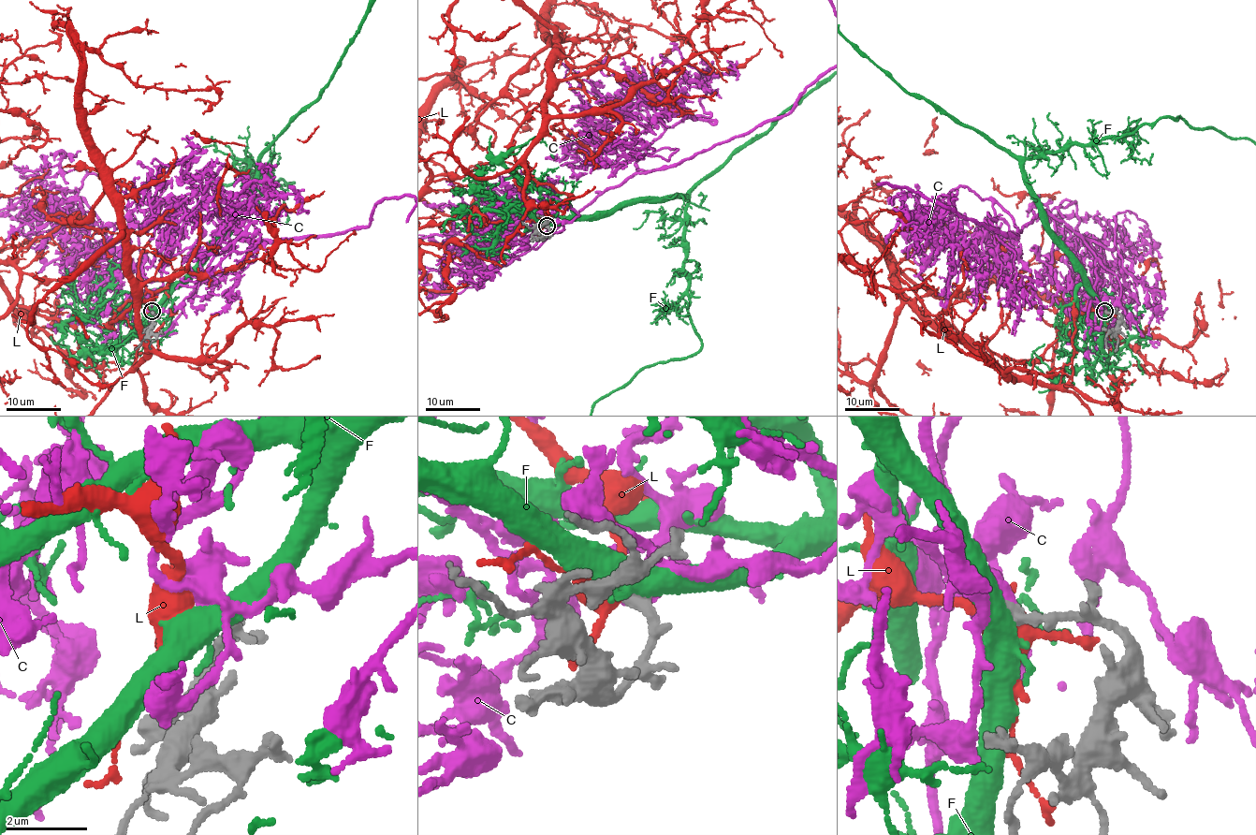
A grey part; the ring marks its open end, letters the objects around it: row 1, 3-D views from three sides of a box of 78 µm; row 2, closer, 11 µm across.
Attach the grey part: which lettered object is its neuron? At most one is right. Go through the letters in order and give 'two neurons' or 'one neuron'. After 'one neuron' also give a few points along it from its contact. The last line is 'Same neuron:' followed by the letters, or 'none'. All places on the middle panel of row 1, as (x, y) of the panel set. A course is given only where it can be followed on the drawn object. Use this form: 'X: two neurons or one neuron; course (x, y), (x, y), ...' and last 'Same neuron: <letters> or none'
C: one neuron
F: two neurons
L: two neurons
Same neuron: C

